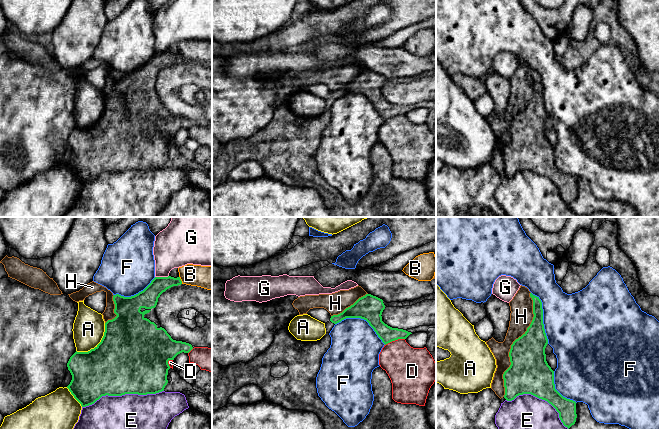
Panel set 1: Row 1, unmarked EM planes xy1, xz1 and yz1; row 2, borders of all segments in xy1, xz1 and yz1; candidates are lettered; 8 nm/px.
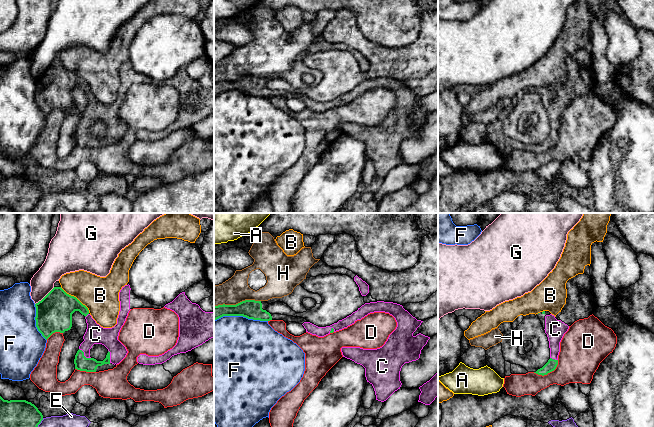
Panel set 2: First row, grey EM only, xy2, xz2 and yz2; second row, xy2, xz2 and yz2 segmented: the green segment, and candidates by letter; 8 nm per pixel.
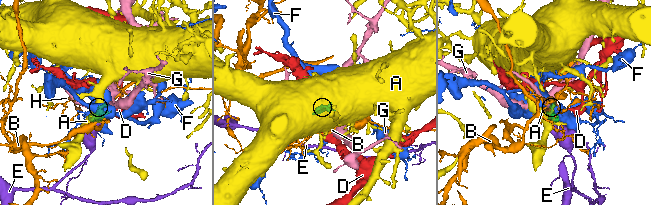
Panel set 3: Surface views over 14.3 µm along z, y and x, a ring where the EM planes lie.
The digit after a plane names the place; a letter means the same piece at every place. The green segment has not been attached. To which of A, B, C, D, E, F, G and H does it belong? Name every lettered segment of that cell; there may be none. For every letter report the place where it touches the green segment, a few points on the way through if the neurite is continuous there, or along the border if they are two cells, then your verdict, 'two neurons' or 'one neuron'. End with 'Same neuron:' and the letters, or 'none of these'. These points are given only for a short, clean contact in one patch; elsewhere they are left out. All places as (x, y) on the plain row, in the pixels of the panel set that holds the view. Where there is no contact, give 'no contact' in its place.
A: xy1 (98, 120) | two neurons
B: xy2 (75, 73) | along xy2 (60, 63), (67, 69), (75, 72), (89, 88) | two neurons
C: xy2 (83, 131) | one neuron
D: yz2 (548, 148) | two neurons
E: xy1 (122, 170) | two neurons
F: xz1 (362, 94) | two neurons
G: xy2 (45, 72) | two neurons
H: yz1 (512, 120) | two neurons
Same neuron: C

